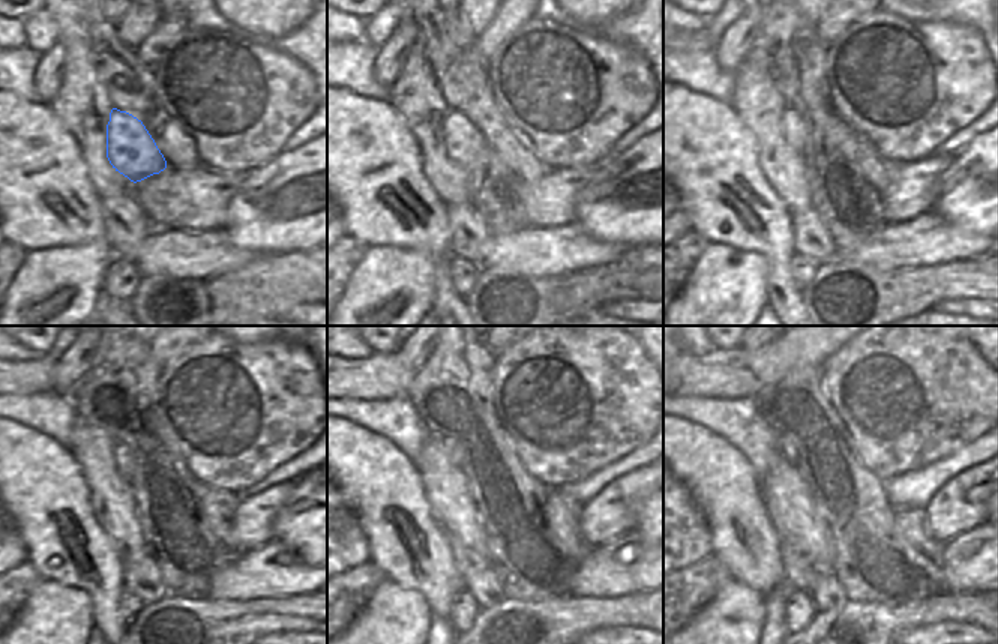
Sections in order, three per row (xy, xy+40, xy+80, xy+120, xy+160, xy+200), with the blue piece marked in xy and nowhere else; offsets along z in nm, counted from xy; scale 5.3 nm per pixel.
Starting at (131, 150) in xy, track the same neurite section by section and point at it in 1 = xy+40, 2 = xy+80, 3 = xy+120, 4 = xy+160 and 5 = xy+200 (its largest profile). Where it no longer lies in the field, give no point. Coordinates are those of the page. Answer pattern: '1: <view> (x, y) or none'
1: xy+40 (465, 146)
2: xy+80 (796, 131)
3: xy+120 (120, 452)
4: xy+160 (453, 449)
5: xy+200 (788, 449)

